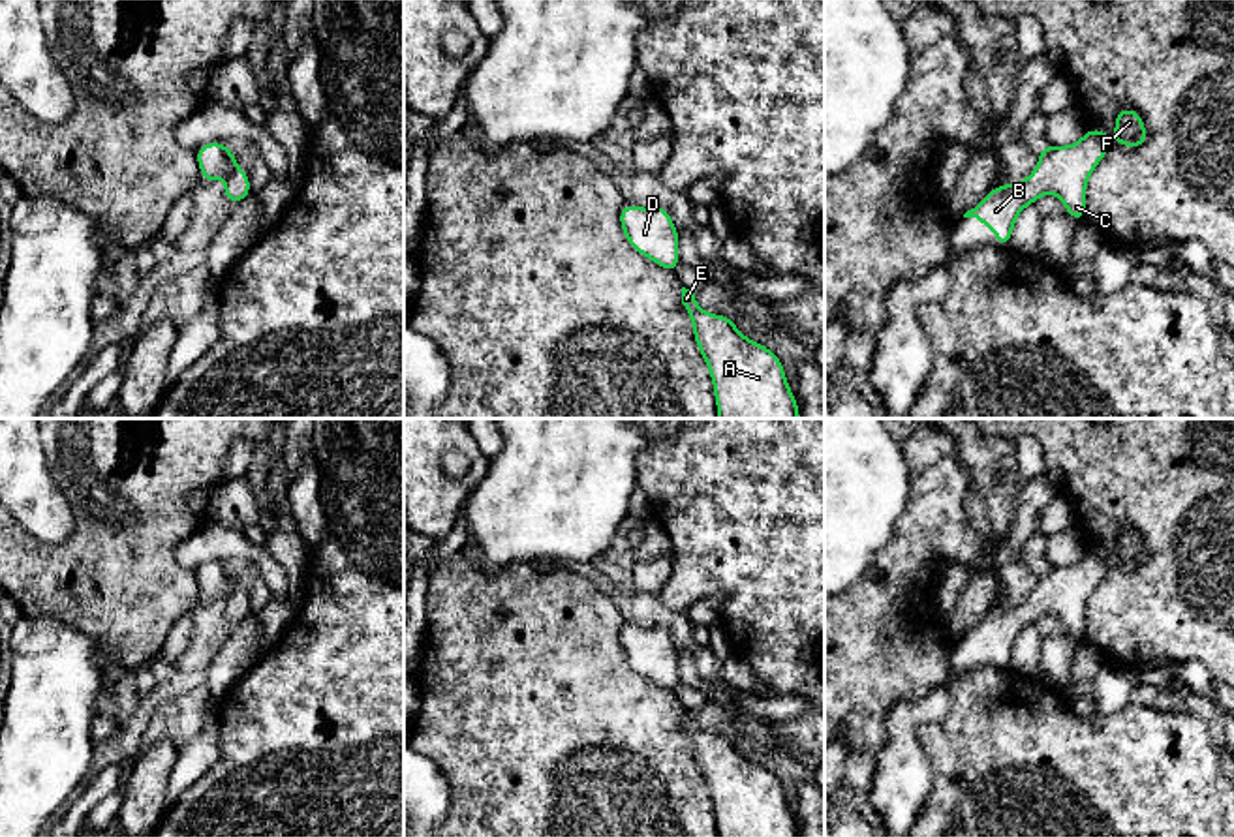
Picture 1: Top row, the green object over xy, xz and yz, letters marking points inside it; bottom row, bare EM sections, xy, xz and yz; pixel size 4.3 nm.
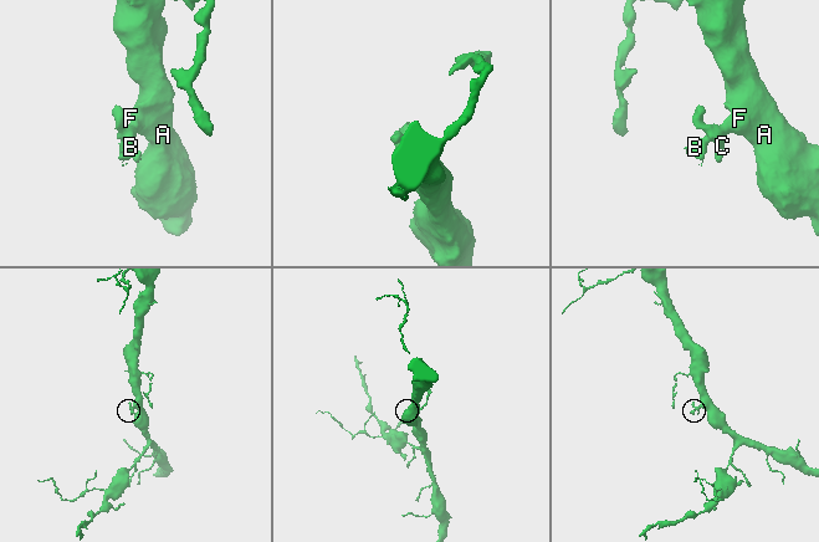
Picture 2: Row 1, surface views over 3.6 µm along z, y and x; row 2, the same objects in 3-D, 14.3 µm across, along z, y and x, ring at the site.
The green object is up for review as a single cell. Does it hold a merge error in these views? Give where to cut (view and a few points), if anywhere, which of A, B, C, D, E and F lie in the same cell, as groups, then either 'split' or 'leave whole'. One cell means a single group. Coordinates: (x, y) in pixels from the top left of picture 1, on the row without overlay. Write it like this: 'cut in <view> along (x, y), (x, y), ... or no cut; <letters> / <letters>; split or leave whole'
no cut; A B C D E F; leave whole

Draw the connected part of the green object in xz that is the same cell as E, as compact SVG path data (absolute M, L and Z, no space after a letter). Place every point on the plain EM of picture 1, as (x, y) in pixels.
M682 708L682 724L708 784L717 837L800 837L781 781L748 760L733 738L702 732L695 711Z

